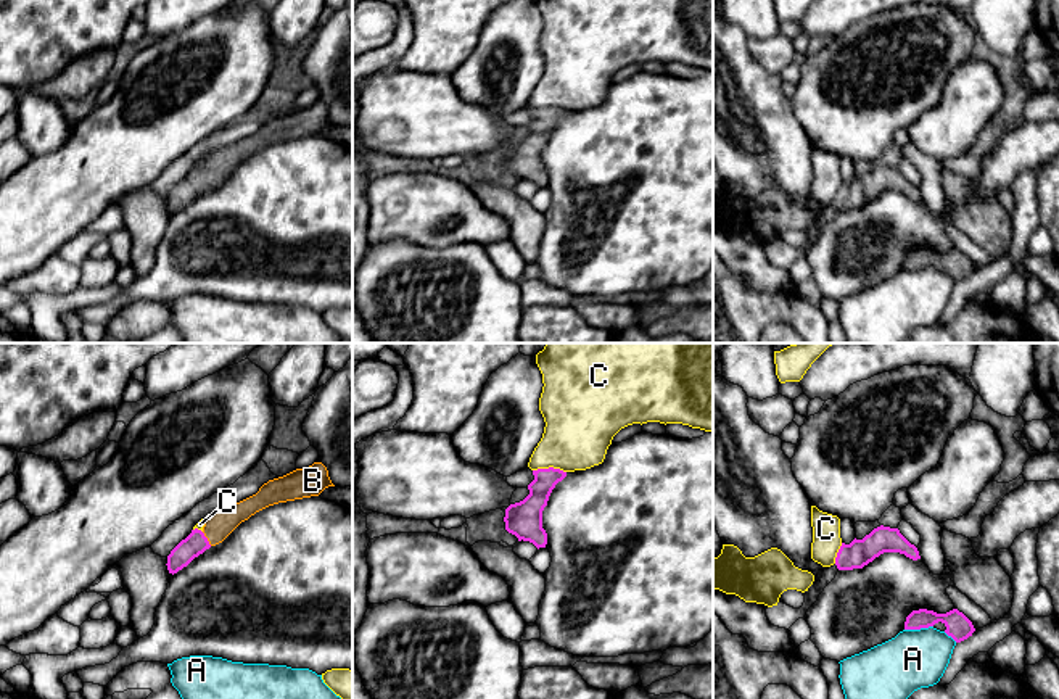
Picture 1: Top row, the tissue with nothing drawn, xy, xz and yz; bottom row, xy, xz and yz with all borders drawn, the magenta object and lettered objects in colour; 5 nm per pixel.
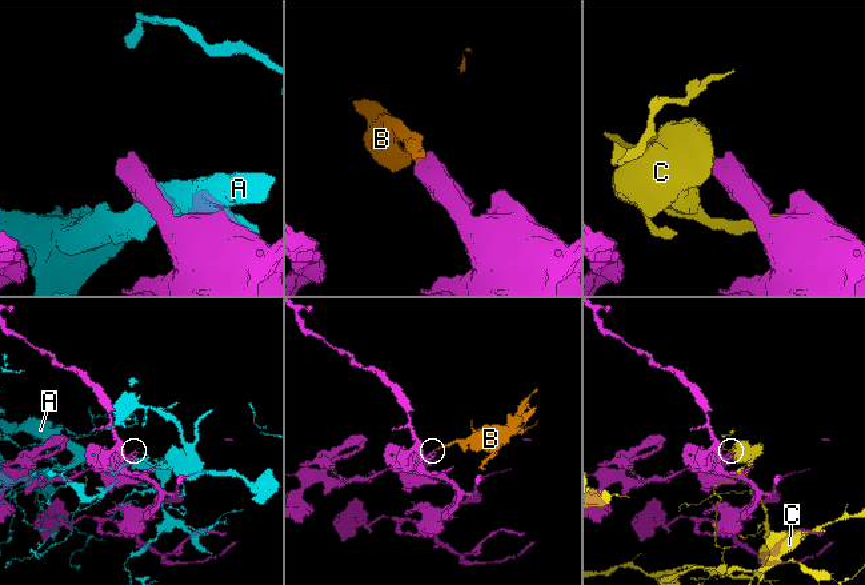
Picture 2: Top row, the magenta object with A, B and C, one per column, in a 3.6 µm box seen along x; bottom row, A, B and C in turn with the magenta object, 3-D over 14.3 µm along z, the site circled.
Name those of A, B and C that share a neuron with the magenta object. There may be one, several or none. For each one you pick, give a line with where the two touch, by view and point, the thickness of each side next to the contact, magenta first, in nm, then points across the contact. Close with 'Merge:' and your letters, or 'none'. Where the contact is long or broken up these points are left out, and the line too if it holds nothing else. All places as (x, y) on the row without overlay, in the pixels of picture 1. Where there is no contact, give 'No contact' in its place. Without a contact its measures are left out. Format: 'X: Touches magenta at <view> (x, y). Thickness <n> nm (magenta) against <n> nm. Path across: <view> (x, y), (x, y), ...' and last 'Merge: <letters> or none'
B: Touches magenta at xy (206, 177). Thickness 110 nm (magenta) against 140 nm. Path across: xy (195, 182), (206, 177), (221, 163)
Merge: B

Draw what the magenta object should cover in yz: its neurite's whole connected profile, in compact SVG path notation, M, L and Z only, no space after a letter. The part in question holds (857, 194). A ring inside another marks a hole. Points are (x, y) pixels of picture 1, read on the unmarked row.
M880 164L863 179L855 177L850 184L842 182L835 205L839 209L863 208L884 192L900 192L913 200L921 198L917 187L898 168Z

